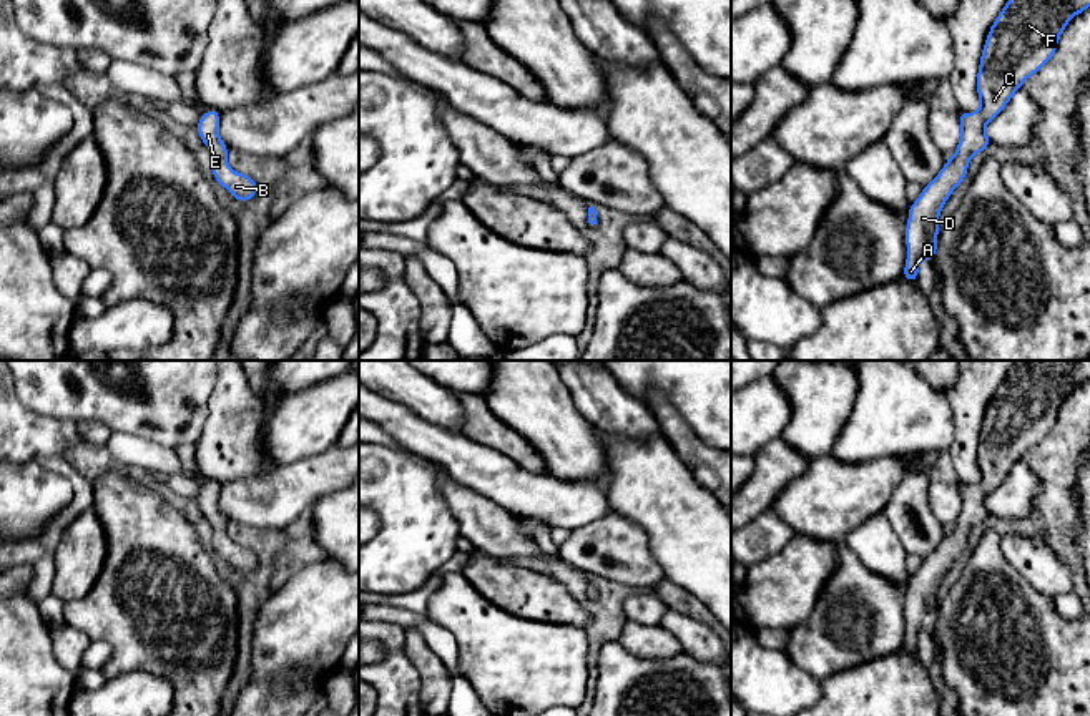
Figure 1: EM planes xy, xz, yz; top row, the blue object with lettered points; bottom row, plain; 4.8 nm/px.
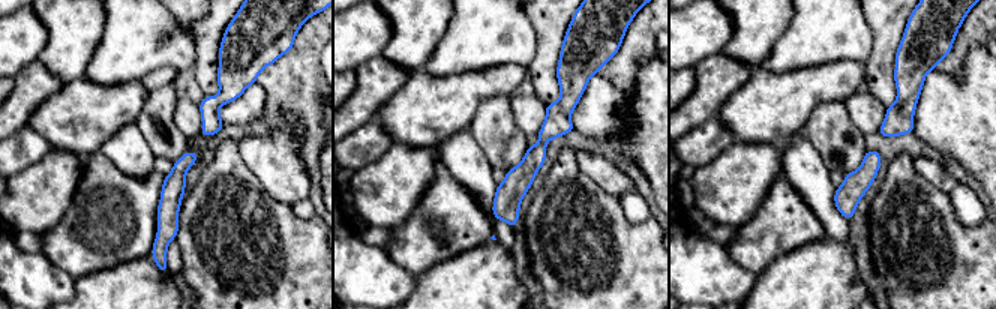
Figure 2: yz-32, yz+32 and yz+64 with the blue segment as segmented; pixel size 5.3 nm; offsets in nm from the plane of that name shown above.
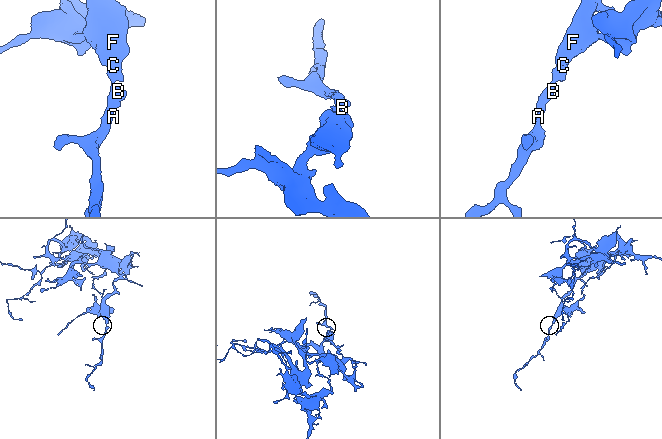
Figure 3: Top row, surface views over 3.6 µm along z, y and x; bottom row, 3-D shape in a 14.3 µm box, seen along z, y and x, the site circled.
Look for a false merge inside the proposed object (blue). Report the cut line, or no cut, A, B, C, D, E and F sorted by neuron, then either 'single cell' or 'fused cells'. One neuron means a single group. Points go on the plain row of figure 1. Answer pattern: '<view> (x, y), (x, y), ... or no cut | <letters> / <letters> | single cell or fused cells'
no cut | A B C D E F | single cell

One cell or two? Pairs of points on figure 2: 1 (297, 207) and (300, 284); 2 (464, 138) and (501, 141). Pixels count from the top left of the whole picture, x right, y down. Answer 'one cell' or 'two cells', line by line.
1: two cells
2: two cells

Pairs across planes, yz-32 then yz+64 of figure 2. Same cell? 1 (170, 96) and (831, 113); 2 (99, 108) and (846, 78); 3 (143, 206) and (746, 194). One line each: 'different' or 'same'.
1: same
2: same
3: different

